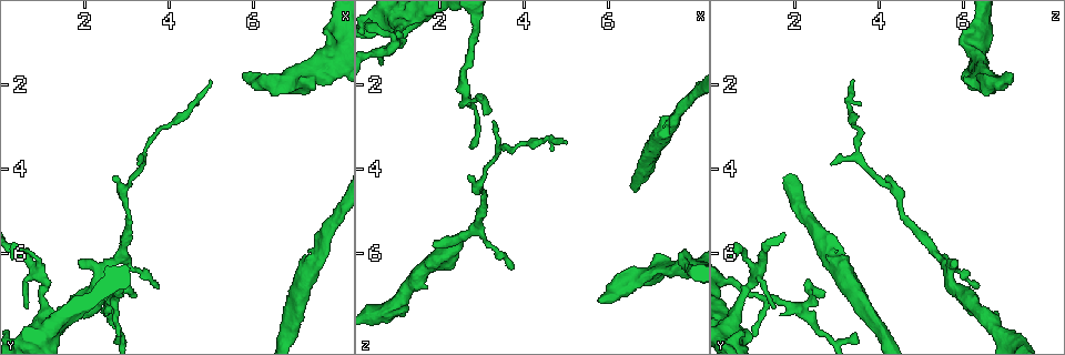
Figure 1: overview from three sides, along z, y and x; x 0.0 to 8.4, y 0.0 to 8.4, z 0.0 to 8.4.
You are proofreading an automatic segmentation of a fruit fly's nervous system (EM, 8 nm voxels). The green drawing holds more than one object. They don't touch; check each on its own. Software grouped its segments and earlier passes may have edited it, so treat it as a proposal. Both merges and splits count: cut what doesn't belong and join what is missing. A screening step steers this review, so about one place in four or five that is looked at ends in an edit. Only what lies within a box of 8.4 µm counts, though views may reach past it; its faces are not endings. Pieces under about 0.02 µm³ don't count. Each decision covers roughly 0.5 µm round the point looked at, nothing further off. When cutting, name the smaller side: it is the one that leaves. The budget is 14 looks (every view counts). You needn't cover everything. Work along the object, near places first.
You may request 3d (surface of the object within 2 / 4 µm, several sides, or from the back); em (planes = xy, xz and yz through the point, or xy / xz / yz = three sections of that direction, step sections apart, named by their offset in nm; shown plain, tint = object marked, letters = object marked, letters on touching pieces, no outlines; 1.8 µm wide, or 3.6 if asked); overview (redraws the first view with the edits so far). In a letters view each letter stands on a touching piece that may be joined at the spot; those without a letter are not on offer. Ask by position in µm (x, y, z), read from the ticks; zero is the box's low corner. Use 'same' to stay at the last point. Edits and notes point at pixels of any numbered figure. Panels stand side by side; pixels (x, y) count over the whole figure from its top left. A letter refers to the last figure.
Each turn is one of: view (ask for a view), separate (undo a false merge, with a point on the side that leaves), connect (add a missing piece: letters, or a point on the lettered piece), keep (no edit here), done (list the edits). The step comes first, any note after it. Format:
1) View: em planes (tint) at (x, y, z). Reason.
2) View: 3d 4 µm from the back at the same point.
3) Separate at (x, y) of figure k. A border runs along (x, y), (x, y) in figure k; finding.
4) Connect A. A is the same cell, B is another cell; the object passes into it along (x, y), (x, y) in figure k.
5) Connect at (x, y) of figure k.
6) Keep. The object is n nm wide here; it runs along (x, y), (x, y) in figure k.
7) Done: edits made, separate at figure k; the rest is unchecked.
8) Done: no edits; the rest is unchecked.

View: em 3.6 µm planes (letters) at (7.75, 0.65, 6.05). Branch stops here.

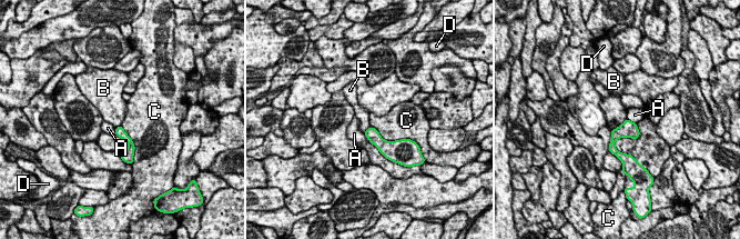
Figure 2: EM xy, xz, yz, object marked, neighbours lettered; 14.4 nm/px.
Keep. A, B, C and D are other cells; a border runs along (372, 126), (386, 140), (405, 139) in figure 2; none of them fits.

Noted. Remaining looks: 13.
View: 3d 4 µm at (5.75, 1.80, 7.15).

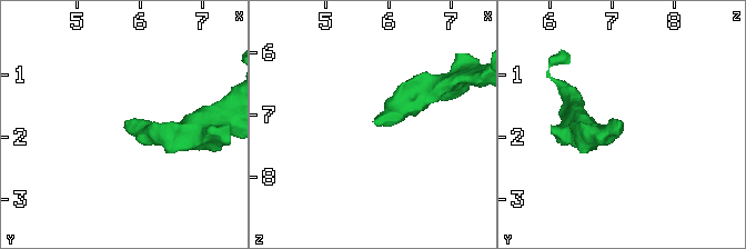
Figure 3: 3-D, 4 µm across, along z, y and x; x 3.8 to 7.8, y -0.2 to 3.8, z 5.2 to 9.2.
View: em planes (letters) at (5.75, 1.70, 7.15). Shape alone is not enough.

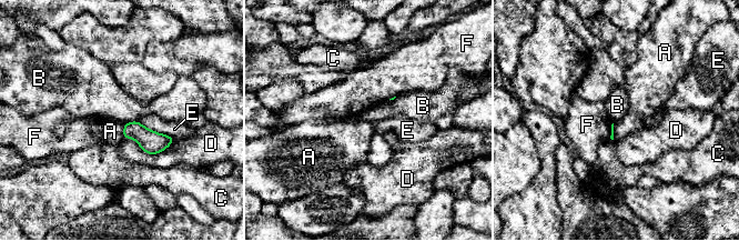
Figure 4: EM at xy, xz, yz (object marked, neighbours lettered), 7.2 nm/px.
Keep. The longest contact is with D, 380 nm; A, B, C, D, E and F are other cells; a border runs along (135, 120), (124, 123) in figure 4; none of them fits.

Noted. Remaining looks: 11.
View: em planes (letters) at (5.00, 1.85, 3.45). An open end.

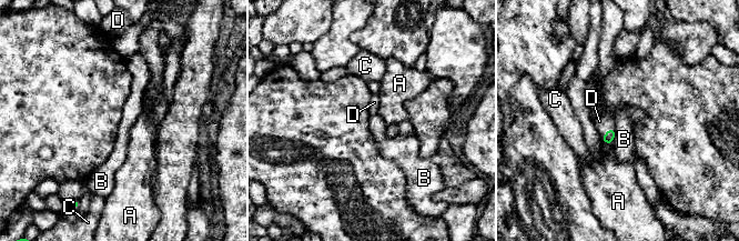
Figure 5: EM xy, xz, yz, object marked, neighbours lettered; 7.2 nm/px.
Connect D. D is the same cell, A, B and C are other cells; the object passes into it along (609, 137), (607, 131), (604, 121) in figure 5; the neuron continues.

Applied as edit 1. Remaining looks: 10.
View: 3d 4 µm at (2.55, 7.25, 2.15). Arms part here.

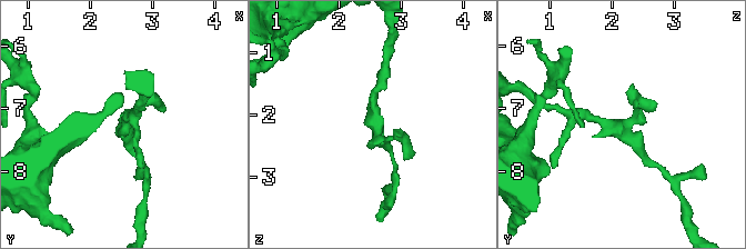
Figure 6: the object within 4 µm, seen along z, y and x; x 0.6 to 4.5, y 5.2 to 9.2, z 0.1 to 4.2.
View: em xy step 8 (letters) at (2.55, 7.35, 2.15). Now the EM.

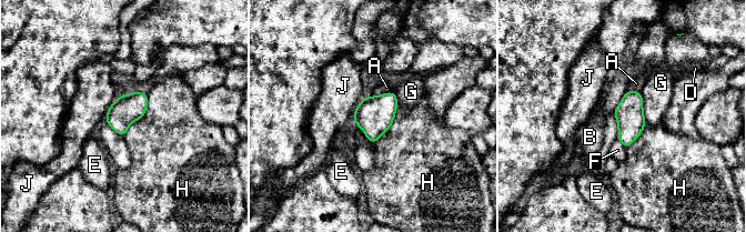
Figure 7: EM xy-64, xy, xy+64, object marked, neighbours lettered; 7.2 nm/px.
Keep. The longest contact is with H, 360 nm; A, B, D, E, F, G, H and J are other cells; a border runs along (147, 93), (145, 112), (123, 137) in figure 7; all the same neuron.

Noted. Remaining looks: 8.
View: 3d 4 µm at (0.95, 7.60, 0.55). A fork.

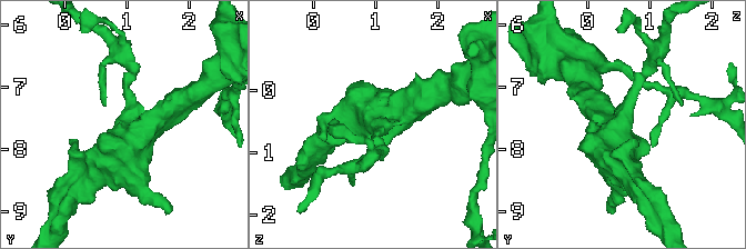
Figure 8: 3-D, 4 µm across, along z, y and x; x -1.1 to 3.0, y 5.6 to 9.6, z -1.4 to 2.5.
View: em 3.6 µm planes (tint) at (1.00, 7.65, 0.60). 3 arms meet here; need the tissue.

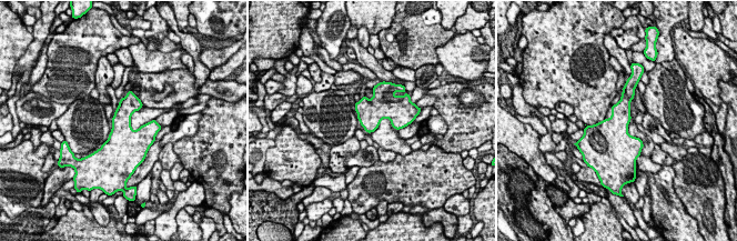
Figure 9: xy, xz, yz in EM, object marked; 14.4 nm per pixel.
View: em 3.6 µm planes (letters) at the same point.

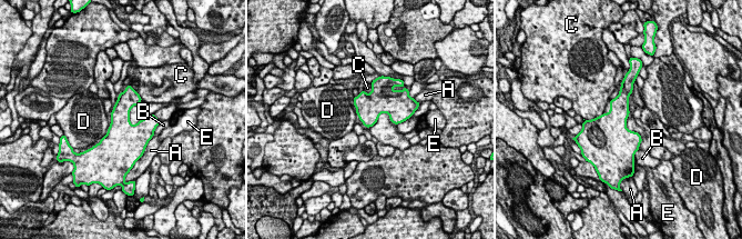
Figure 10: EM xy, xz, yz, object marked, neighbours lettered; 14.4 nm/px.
Keep. A, B, C, D and E are other cells; continuous, no second neuron.

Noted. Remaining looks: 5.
View: 3d 4 µm at (1.85, 6.20, 5.80). Branch stops here.

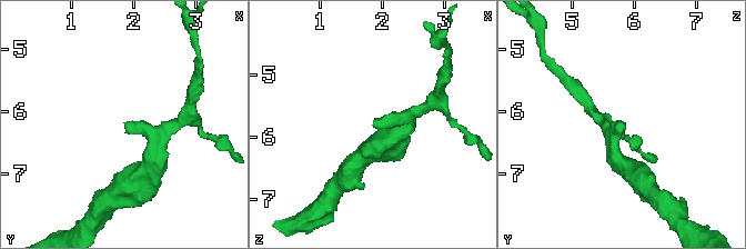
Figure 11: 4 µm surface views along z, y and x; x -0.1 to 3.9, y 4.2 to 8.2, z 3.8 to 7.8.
View: em planes (letters) at (1.85, 6.15, 5.75). Shape alone is not enough.

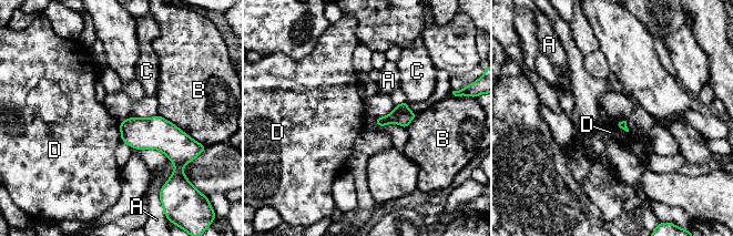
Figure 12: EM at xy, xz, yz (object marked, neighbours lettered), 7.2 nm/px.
Keep. A, B, C and D are other cells; a border runs along (119, 122), (121, 140) in figure 12; no lettered piece goes on from it.

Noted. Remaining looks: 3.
Done: edits made, connect at figure 5; the rest is unchecked.

